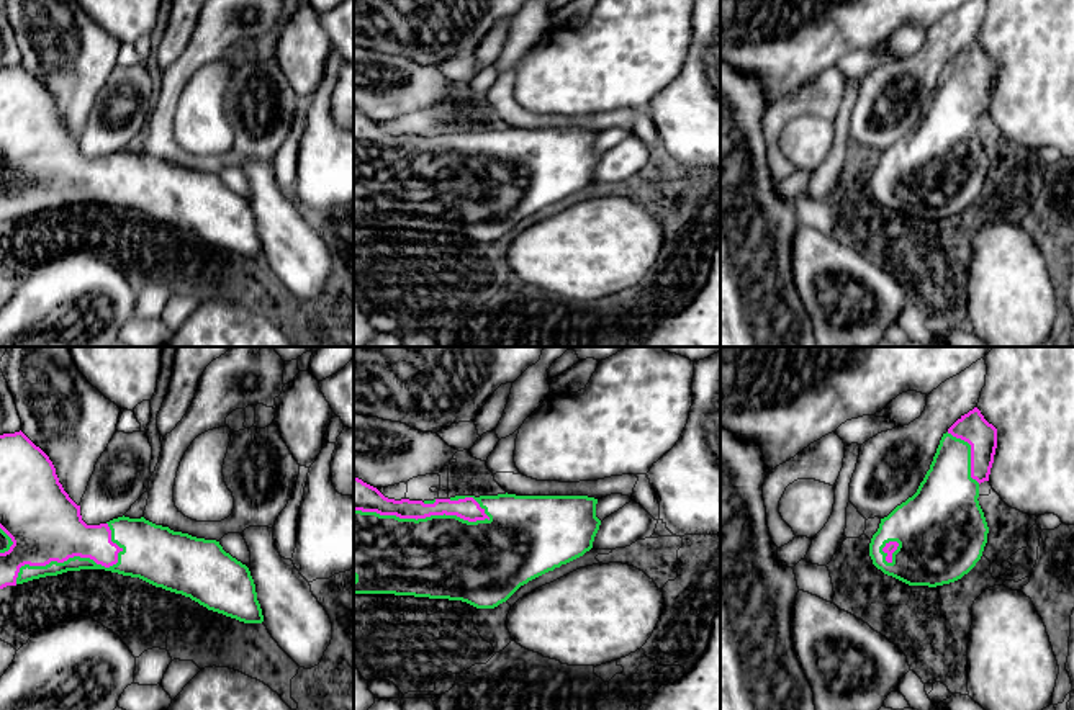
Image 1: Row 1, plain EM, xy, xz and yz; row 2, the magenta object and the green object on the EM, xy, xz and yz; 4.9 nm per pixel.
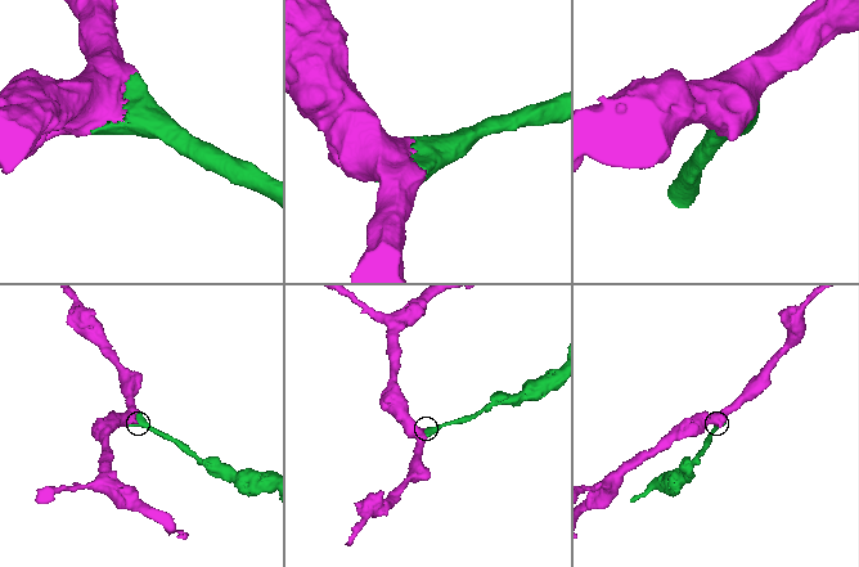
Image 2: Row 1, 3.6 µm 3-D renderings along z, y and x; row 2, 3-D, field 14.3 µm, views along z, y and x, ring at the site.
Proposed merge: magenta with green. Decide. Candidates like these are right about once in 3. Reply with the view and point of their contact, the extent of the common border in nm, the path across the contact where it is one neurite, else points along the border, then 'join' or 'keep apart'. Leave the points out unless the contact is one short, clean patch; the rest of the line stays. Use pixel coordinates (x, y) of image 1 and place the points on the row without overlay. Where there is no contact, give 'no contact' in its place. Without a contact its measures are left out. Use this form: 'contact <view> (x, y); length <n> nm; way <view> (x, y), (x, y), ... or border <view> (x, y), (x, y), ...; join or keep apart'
contact xz (423, 151); length 650 nm; join

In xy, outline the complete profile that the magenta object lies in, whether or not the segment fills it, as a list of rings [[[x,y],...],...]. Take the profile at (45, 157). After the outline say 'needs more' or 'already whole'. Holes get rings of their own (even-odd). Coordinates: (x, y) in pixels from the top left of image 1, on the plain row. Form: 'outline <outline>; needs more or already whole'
outline [[[21,64],[0,69],[0,222],[80,203],[139,211],[239,255],[264,255],[249,201],[226,186],[219,175],[174,165],[144,151],[123,149],[87,159],[49,90]]]; needs more

